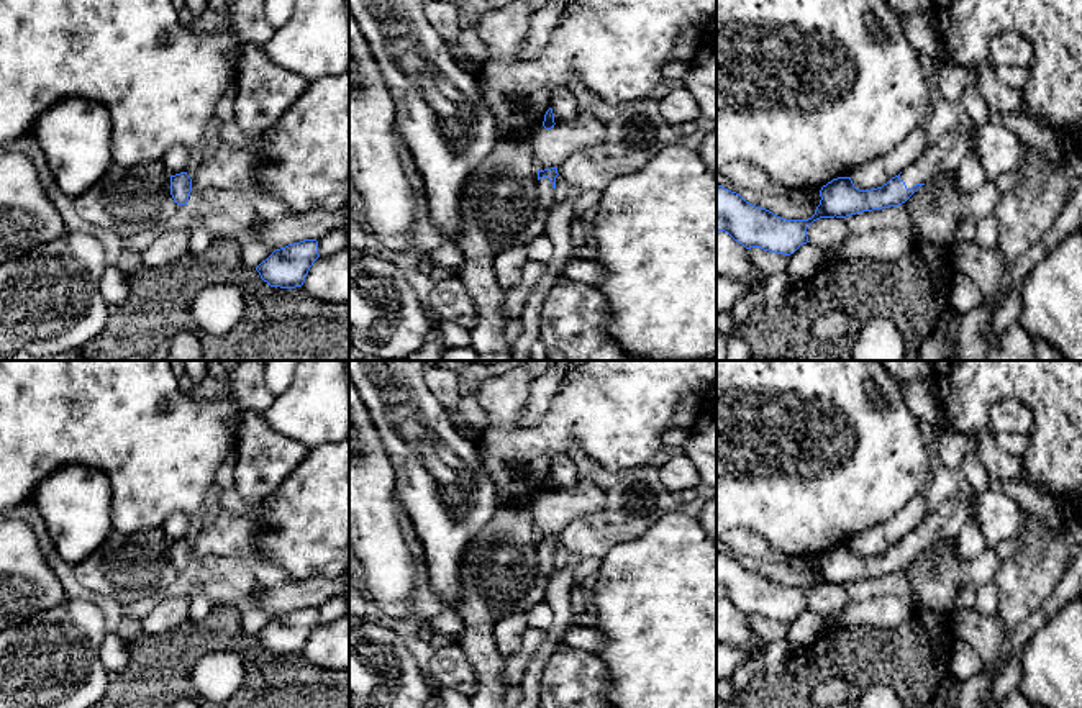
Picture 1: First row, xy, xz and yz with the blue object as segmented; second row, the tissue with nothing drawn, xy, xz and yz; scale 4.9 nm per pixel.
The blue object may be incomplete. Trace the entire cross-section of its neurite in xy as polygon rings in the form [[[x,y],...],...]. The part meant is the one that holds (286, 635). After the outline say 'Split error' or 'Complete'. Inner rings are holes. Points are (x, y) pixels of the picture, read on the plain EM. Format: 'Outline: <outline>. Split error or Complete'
Outline: [[[303,606],[275,616],[256,638],[270,654],[295,656],[303,652],[310,634],[318,624],[318,608]]]. Complete

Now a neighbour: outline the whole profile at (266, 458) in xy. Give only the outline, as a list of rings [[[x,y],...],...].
[[[244,408],[236,452],[236,492],[251,510],[305,461],[308,447],[272,428],[262,413]]]

